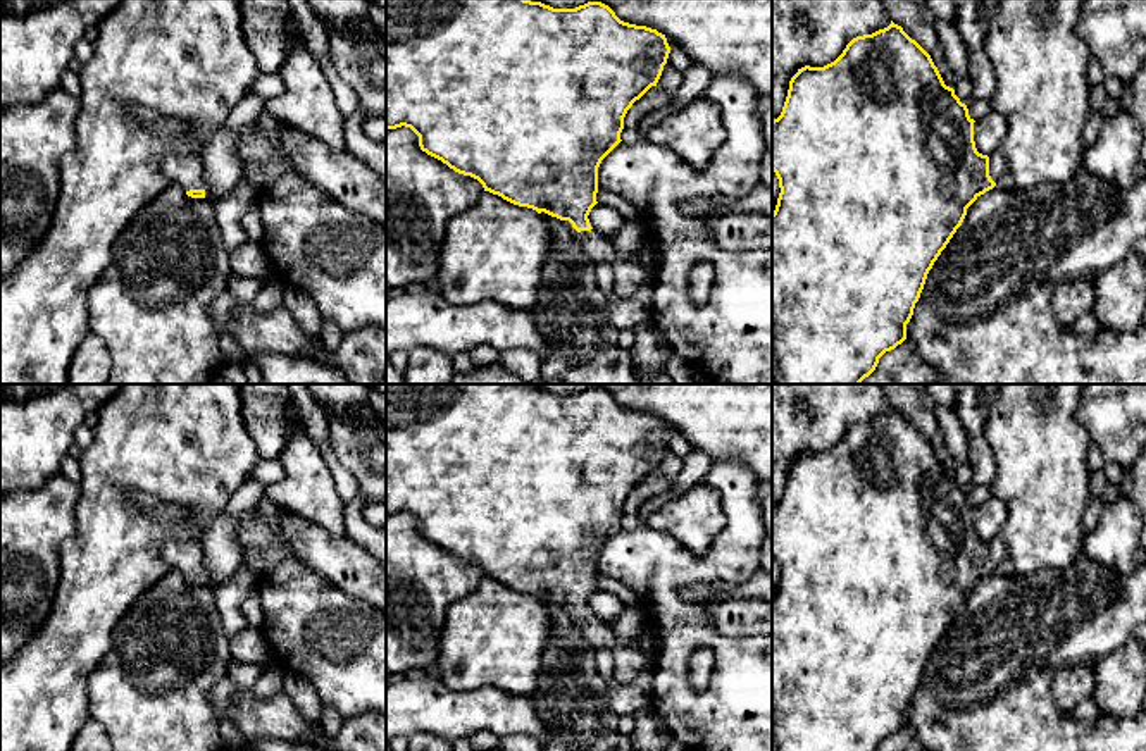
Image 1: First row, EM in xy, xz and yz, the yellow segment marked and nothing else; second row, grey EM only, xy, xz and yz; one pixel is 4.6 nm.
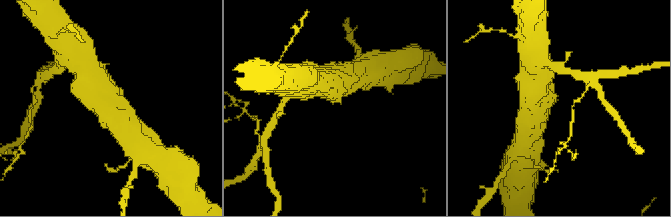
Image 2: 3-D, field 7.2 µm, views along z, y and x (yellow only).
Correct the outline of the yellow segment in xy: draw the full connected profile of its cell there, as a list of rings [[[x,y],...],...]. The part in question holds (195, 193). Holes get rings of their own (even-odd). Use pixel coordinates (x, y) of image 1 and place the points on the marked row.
[[[167,153],[160,169],[171,184],[181,186],[191,198],[205,198],[205,169],[200,153]]]

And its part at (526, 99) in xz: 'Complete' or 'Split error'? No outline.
Split error

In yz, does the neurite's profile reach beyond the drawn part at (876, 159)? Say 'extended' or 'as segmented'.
extended

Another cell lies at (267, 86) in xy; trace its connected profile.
[[[260,74],[252,84],[252,95],[257,95],[264,100],[279,96],[284,91],[284,81],[279,74]]]

